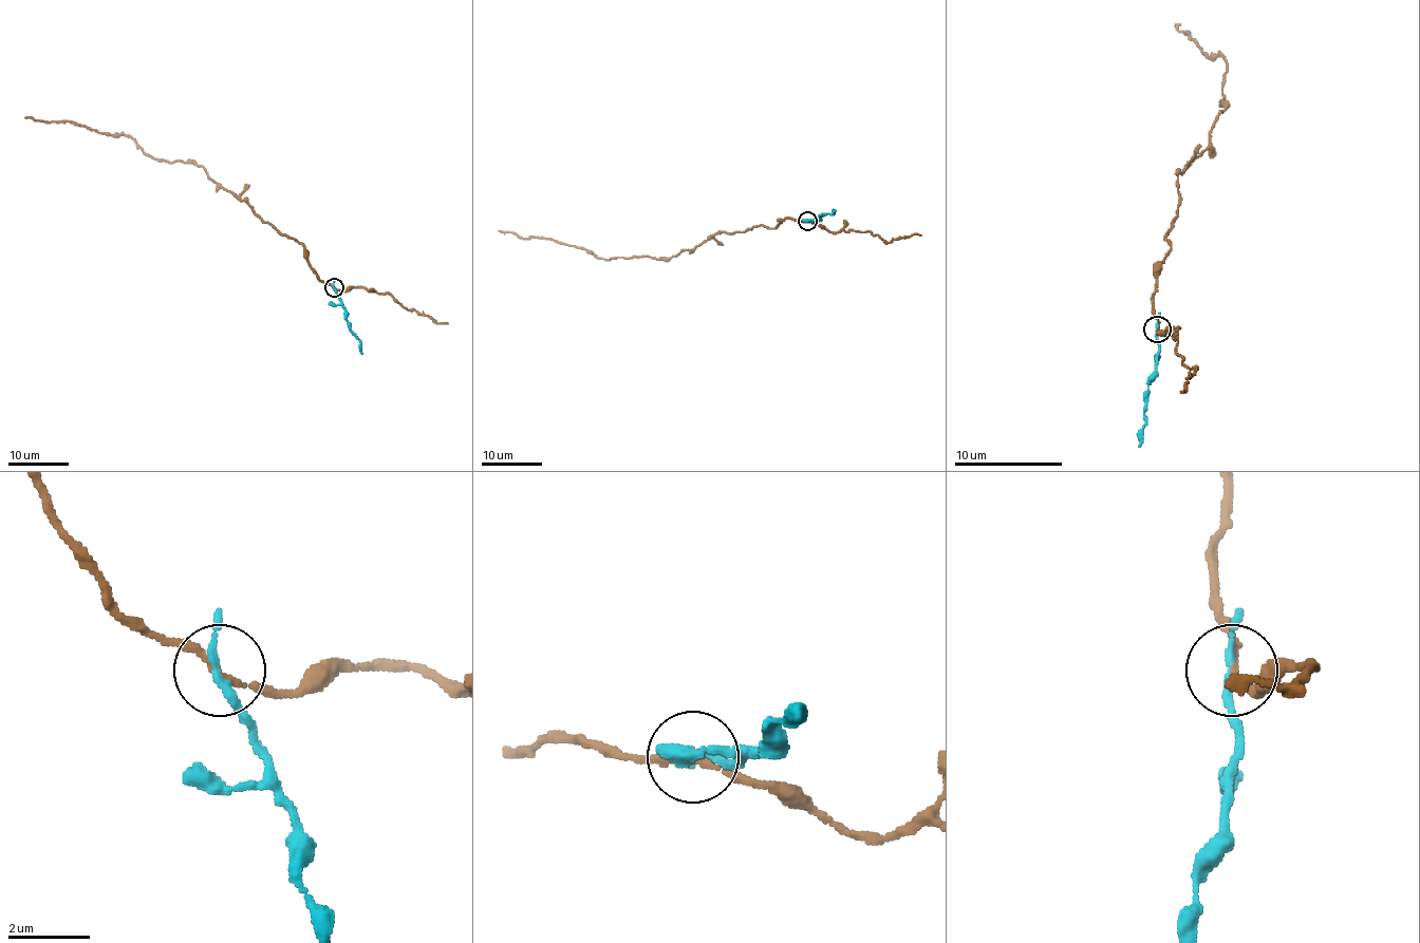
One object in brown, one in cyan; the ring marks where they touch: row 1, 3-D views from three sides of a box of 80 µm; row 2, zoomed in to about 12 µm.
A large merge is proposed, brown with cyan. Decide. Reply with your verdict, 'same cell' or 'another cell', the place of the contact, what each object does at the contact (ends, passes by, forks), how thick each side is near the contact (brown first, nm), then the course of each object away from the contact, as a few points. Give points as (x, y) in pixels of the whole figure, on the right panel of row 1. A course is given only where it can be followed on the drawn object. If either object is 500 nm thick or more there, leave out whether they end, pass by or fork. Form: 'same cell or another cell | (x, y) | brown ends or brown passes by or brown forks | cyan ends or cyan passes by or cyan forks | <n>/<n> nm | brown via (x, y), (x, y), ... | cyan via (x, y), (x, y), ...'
another cell | (1157, 328) | brown passes by | cyan passes by | 160/170 nm | brown via (1158, 329), (1153, 291), (1172, 248), (1177, 175), (1226, 108), (1226, 59), (1203, 54), (1174, 24) | cyan via (1158, 329), (1158, 364), (1147, 387), (1139, 446)

